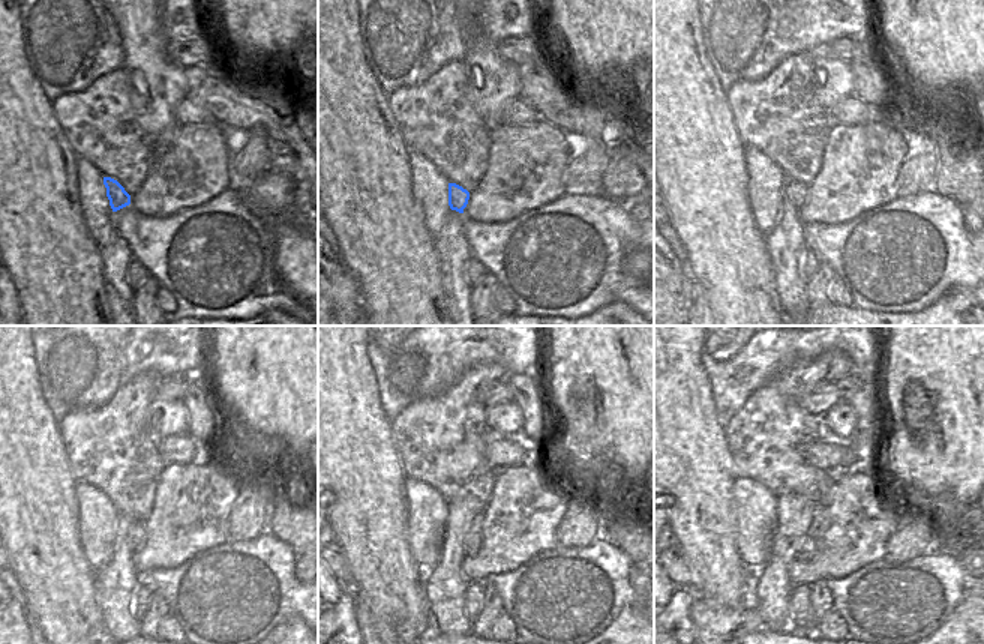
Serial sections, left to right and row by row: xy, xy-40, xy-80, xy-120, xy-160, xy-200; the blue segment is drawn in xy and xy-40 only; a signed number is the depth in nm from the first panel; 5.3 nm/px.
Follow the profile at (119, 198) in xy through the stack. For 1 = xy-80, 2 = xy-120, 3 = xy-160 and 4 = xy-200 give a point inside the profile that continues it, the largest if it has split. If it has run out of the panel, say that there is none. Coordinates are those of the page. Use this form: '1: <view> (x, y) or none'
1: xy-80 (795, 192)
2: xy-120 (137, 533)
3: xy-160 (473, 539)
4: xy-200 (809, 544)

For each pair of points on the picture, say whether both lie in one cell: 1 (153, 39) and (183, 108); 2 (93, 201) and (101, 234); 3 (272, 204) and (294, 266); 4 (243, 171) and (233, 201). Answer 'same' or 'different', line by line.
1: different
2: same
3: same
4: different

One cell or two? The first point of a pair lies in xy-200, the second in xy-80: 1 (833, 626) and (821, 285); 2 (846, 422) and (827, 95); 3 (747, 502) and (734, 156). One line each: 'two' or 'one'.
1: two
2: one
3: two

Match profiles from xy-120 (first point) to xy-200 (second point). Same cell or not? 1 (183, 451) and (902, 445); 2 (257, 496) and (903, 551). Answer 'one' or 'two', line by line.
1: two
2: one

